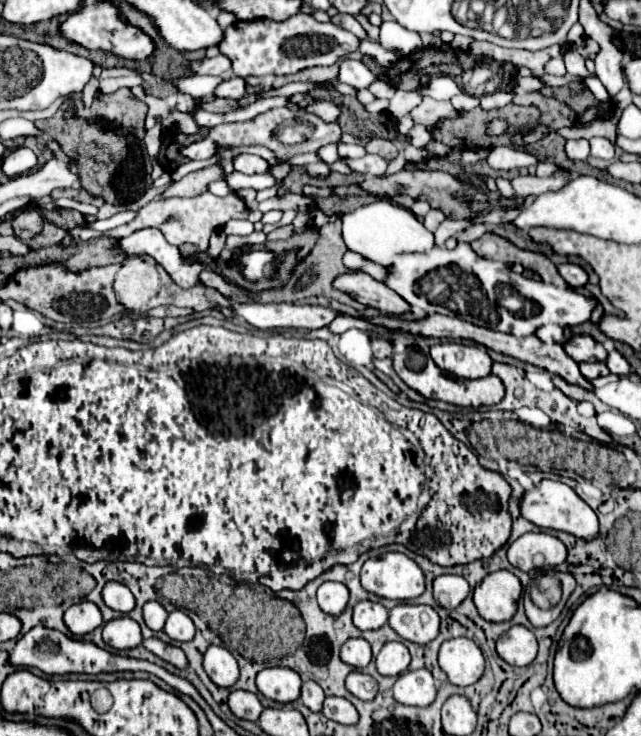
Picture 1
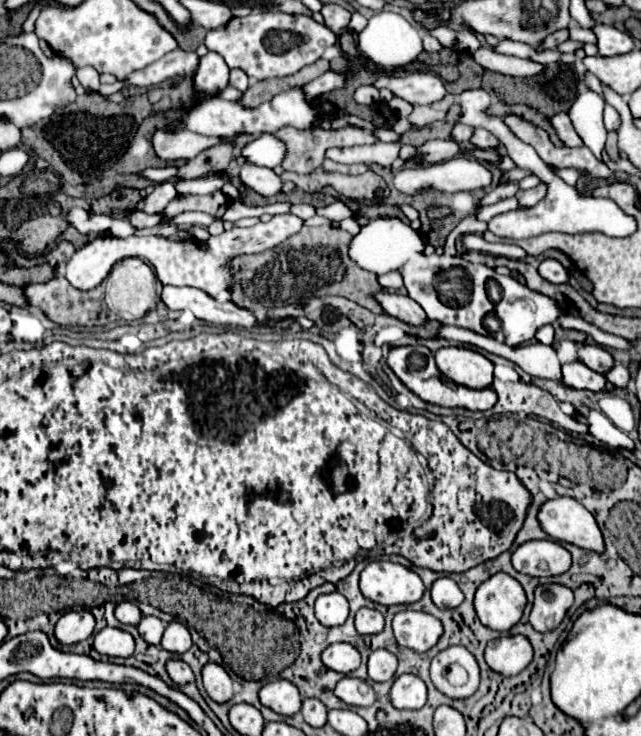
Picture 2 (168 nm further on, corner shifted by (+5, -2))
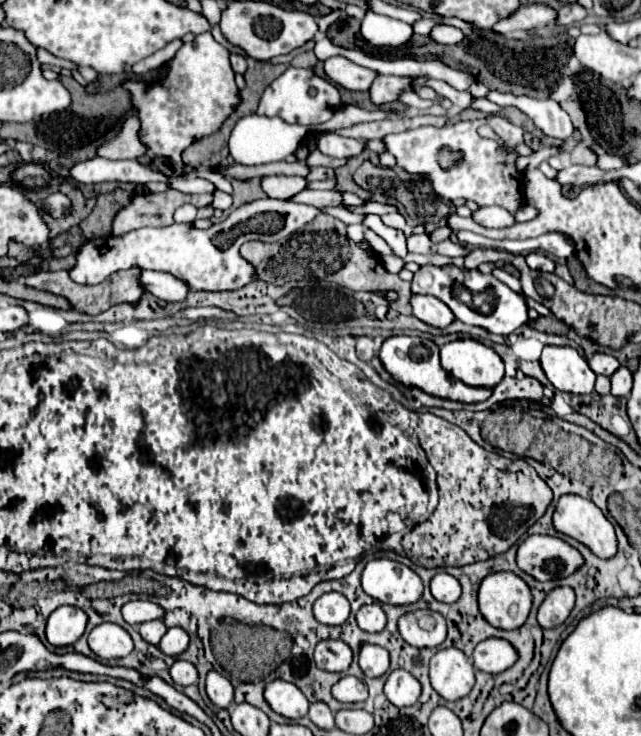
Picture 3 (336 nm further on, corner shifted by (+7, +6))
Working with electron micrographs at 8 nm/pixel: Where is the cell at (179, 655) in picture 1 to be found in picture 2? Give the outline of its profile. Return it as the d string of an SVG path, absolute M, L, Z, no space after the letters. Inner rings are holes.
M175 658L167 660L167 672L169 672L171 680L173 680L177 686L183 686L183 684L195 680L191 668L189 668L183 660L175 660Z

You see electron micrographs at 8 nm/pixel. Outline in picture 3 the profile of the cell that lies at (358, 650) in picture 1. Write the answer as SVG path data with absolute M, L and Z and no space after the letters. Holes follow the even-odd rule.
M323 640L315 646L315 664L327 672L347 672L353 652L343 640Z

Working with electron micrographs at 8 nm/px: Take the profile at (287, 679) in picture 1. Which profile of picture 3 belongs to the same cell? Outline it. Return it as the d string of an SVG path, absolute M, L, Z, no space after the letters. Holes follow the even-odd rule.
M273 680L273 684L267 684L265 700L277 714L291 720L307 716L309 710L309 700L305 700L303 692L285 680Z

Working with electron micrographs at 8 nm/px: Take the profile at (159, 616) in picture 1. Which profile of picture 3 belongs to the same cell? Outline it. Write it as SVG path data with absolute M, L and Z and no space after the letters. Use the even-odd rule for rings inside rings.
M151 620L151 622L145 622L139 626L139 634L143 636L143 640L147 640L149 644L155 644L155 646L161 642L165 632L167 632L167 626L163 624L163 620Z

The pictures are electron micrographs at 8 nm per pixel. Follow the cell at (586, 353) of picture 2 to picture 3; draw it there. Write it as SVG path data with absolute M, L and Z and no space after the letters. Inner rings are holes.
M599 352L599 354L593 354L593 356L589 358L589 366L591 366L591 370L593 370L595 374L613 376L621 364L617 362L617 358L613 358L613 356L609 356L609 354Z

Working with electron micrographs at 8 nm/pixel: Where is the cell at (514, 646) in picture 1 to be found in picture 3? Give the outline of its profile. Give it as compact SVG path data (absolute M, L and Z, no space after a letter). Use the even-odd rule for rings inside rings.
M487 638L477 644L473 652L473 666L487 674L501 674L511 668L517 660L517 652L507 640Z

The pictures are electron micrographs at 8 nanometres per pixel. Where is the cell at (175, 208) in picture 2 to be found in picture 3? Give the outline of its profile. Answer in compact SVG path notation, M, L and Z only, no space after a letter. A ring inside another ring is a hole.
M167 190L159 194L137 194L133 200L115 214L113 218L113 236L121 236L123 232L143 228L143 226L171 226L173 224L173 212L183 204L193 204L197 208L203 208L211 204L211 194L183 194L179 190Z

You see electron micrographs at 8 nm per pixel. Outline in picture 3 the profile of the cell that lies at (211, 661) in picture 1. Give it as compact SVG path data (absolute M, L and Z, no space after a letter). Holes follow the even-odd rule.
M209 672L207 674L207 694L209 694L209 700L217 708L229 710L233 706L233 686L219 672Z

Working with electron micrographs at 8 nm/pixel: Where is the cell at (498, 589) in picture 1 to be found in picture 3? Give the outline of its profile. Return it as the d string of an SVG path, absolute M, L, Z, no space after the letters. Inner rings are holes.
M495 572L495 574L489 574L481 586L479 586L479 610L481 614L485 616L485 620L495 626L495 628L501 628L501 630L515 630L515 628L521 628L529 616L529 610L531 610L531 604L533 604L533 596L531 596L531 590L529 586L513 572ZM511 606L517 606L517 614L513 616L511 614Z

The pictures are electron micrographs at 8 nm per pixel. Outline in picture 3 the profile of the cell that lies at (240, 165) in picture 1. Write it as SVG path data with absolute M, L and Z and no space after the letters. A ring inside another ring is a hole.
M267 176L261 186L269 198L291 198L307 188L307 180L299 176Z

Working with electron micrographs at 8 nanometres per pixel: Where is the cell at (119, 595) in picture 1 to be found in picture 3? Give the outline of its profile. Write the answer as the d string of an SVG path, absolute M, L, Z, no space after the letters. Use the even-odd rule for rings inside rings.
M131 600L129 604L123 606L123 618L131 624L131 626L137 626L137 624L143 624L143 622L149 622L149 620L163 620L165 618L165 610L155 604L155 602L149 602L149 600Z

